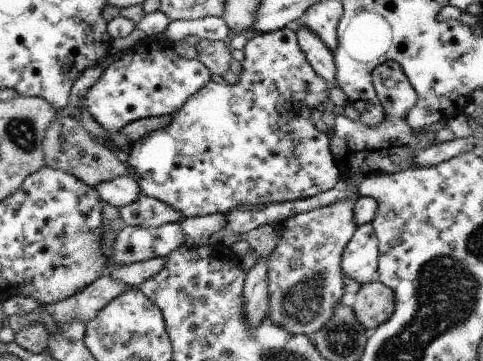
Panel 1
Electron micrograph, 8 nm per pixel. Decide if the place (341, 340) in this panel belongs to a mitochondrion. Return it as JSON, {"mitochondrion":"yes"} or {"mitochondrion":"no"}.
{"mitochondrion":"yes"}

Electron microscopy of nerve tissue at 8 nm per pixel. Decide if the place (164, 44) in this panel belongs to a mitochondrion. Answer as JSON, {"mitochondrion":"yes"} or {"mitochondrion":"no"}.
{"mitochondrion":"no"}

